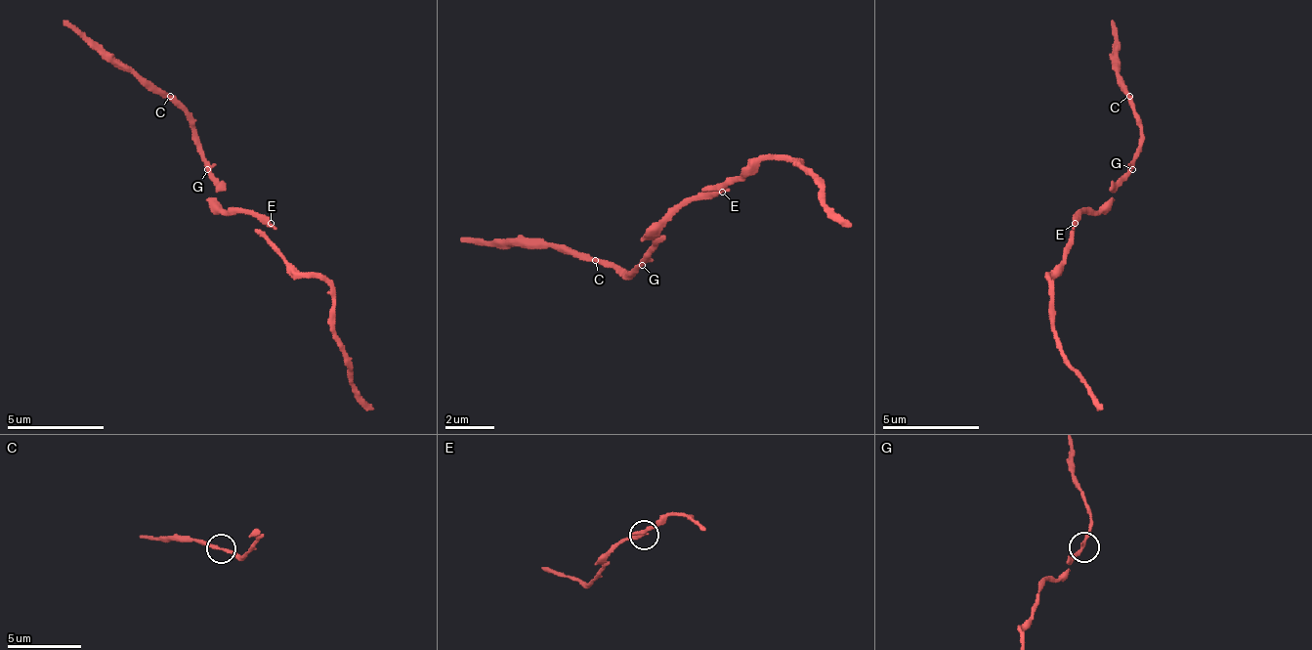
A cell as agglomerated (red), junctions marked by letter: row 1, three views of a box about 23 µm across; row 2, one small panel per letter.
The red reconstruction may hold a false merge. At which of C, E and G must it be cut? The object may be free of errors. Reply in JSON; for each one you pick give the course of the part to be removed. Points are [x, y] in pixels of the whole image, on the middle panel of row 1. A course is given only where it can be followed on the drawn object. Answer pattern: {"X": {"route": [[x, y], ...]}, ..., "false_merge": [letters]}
{"false_merge": []}

